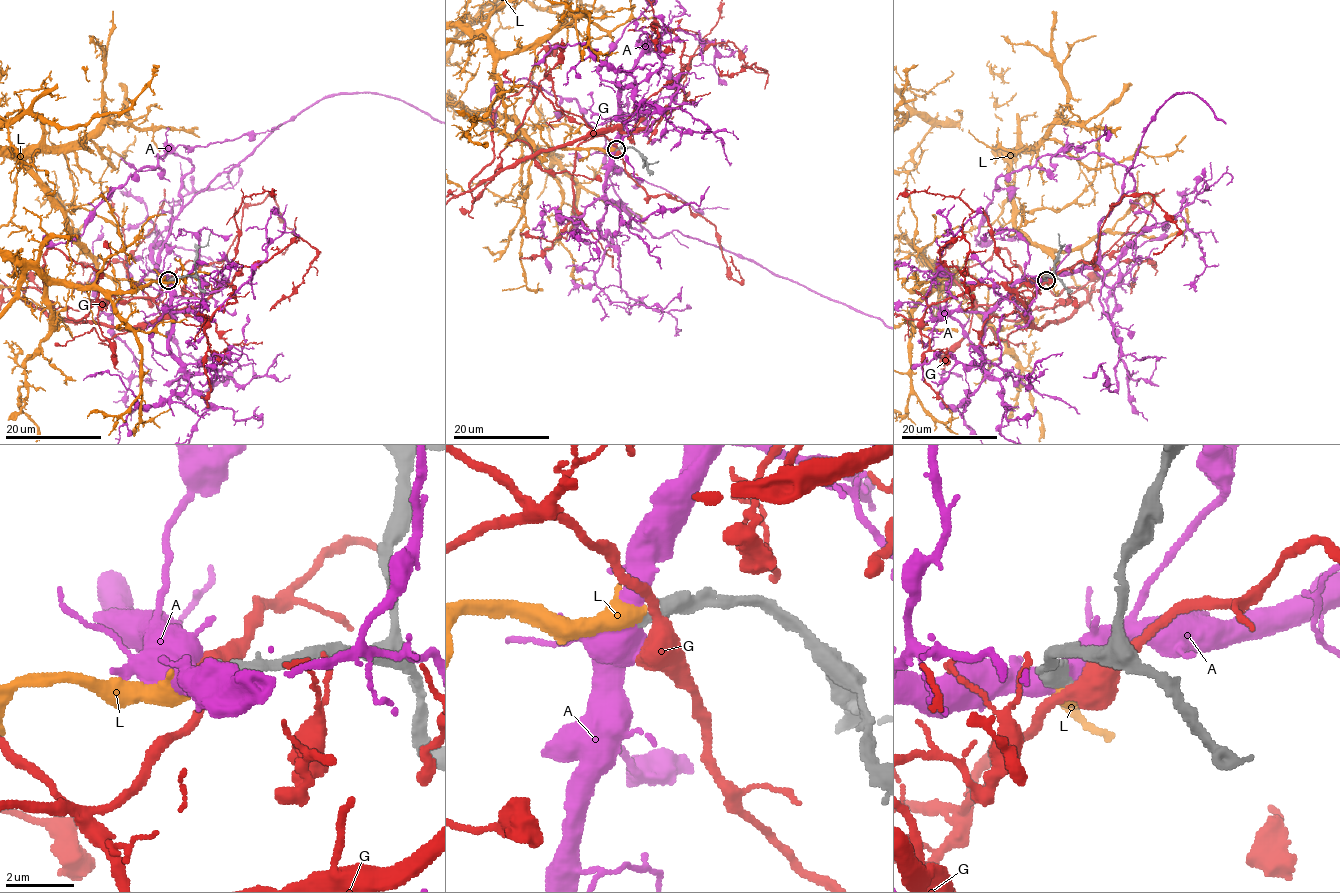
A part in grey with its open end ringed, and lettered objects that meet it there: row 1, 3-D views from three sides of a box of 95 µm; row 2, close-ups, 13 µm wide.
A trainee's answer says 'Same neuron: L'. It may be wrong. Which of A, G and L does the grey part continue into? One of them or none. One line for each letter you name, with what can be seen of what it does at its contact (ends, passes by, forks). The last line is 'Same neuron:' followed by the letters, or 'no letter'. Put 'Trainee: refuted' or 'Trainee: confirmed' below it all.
L: it passes by
Same neuron: L
Trainee: confirmed

